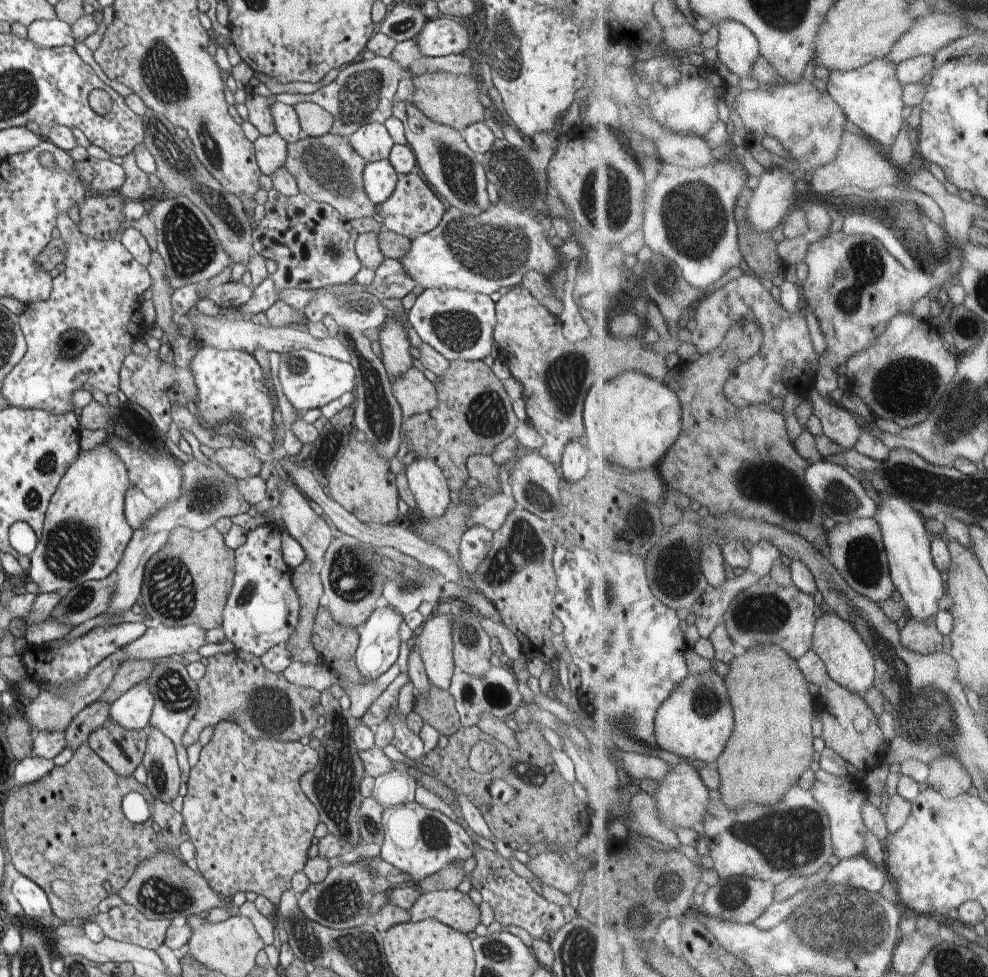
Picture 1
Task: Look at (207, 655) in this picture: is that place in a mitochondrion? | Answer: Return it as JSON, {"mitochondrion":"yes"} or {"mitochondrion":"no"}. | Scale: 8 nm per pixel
{"mitochondrion":"no"}

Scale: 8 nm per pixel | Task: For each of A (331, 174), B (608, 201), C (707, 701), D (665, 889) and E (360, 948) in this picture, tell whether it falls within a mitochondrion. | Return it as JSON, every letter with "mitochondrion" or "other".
{"A":"mitochondrion","B":"mitochondrion","C":"mitochondrion","D":"mitochondrion","E":"mitochondrion"}

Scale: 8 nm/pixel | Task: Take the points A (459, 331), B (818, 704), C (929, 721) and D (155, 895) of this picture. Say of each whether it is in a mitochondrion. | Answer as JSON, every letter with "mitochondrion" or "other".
{"A":"mitochondrion","B":"other","C":"mitochondrion","D":"mitochondrion"}

